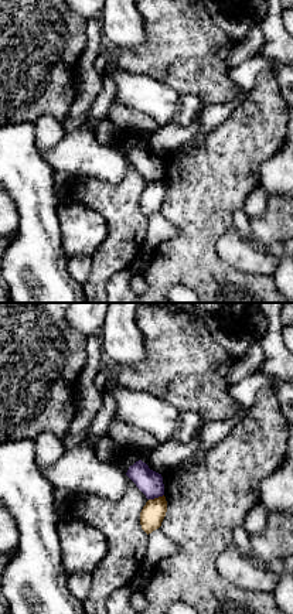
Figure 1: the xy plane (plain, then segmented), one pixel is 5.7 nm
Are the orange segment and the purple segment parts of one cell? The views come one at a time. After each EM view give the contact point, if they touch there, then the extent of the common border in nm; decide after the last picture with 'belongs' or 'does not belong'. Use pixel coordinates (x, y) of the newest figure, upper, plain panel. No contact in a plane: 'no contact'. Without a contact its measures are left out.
meets orange at (156, 181); contact 90 nm long

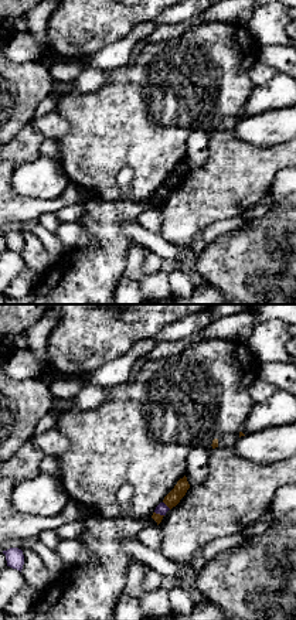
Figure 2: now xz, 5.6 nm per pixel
meets orange at (167, 188); contact 60 nm long

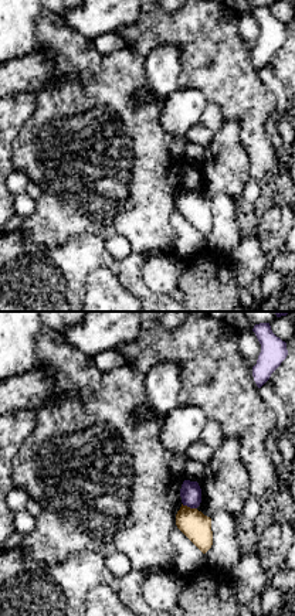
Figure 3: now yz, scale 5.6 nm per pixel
meets orange at (189, 190); contact 90 nm long

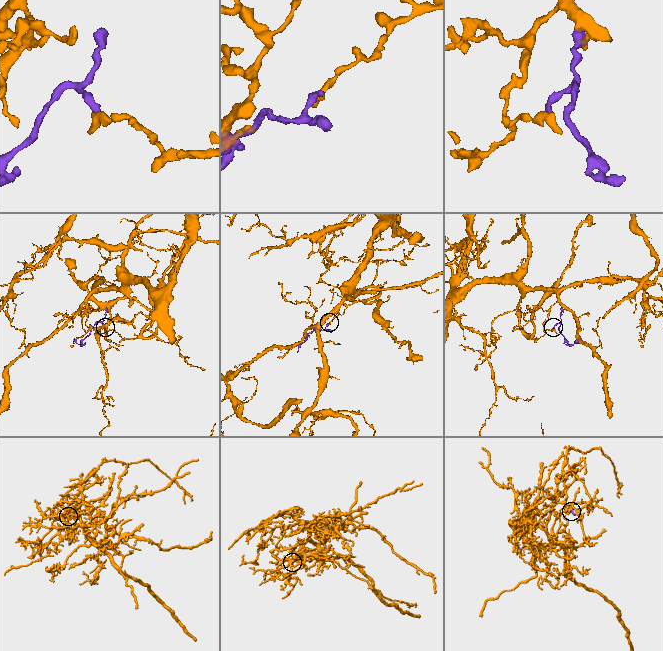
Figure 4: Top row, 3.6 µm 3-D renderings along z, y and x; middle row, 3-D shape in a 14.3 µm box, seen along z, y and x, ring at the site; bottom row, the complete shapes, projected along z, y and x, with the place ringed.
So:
does not belong

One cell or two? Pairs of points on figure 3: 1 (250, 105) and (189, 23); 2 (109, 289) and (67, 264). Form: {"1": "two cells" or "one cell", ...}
{"1": "one cell", "2": "two cells"}

